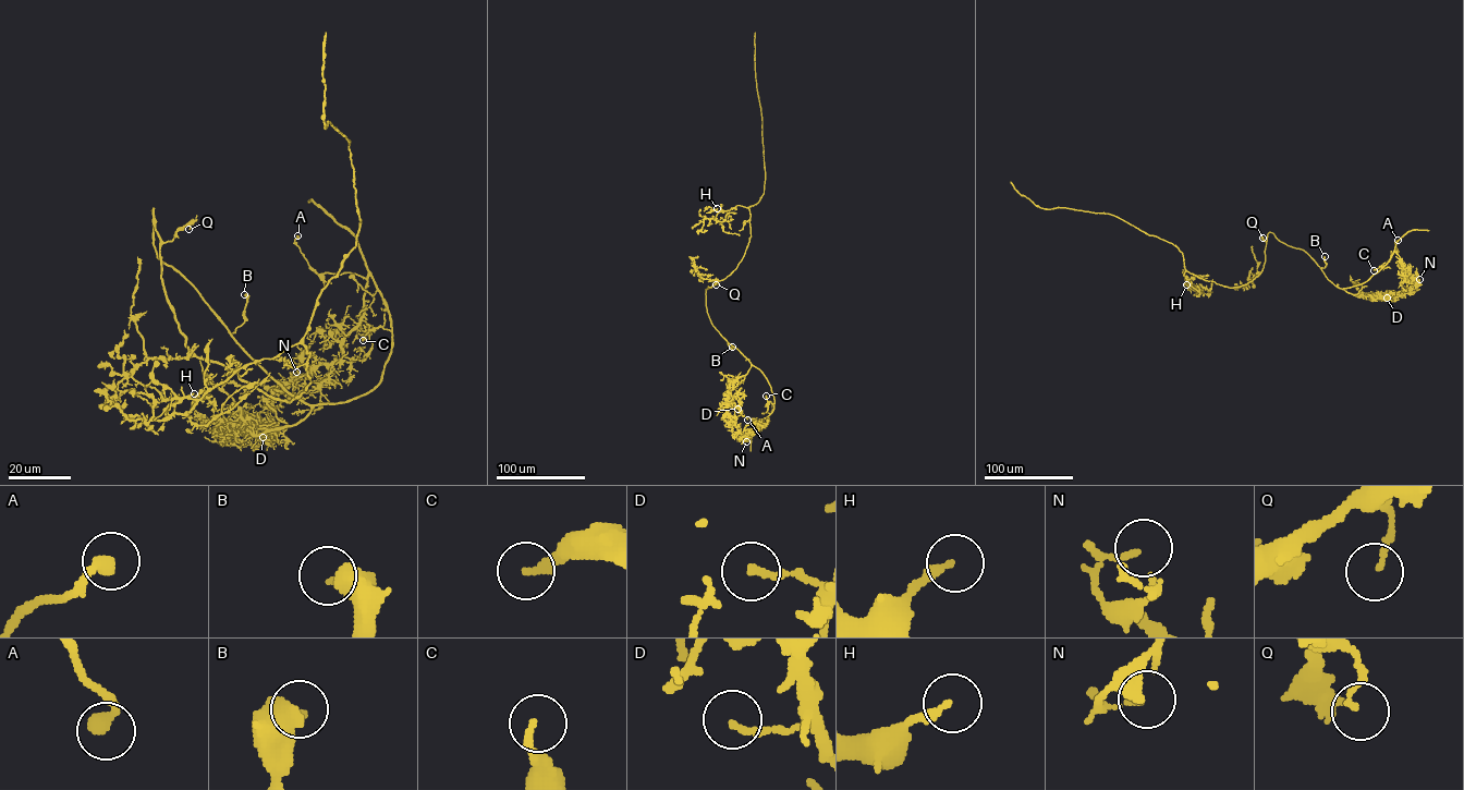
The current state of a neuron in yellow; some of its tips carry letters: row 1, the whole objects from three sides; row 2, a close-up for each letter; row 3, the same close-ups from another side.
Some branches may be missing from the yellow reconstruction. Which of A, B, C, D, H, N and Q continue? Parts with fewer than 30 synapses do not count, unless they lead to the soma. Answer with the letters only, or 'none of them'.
none of them

